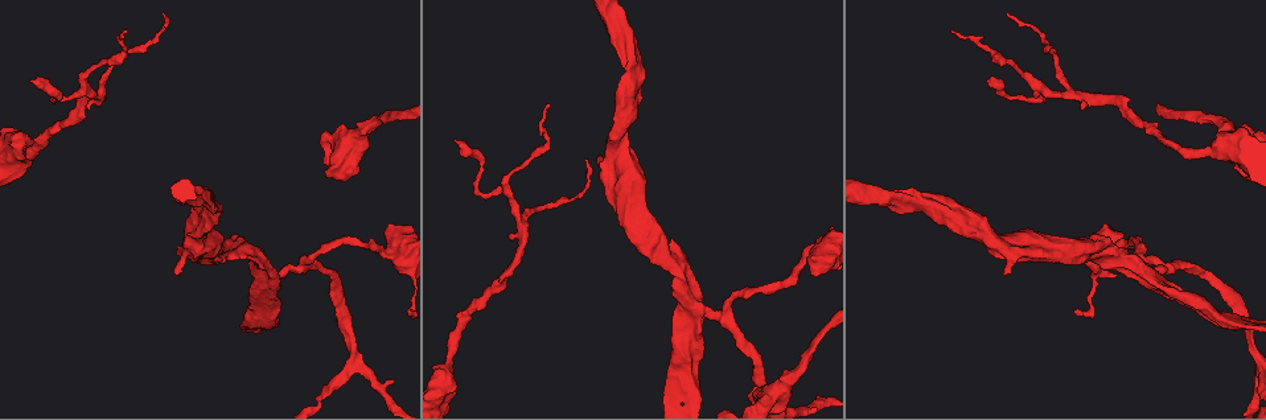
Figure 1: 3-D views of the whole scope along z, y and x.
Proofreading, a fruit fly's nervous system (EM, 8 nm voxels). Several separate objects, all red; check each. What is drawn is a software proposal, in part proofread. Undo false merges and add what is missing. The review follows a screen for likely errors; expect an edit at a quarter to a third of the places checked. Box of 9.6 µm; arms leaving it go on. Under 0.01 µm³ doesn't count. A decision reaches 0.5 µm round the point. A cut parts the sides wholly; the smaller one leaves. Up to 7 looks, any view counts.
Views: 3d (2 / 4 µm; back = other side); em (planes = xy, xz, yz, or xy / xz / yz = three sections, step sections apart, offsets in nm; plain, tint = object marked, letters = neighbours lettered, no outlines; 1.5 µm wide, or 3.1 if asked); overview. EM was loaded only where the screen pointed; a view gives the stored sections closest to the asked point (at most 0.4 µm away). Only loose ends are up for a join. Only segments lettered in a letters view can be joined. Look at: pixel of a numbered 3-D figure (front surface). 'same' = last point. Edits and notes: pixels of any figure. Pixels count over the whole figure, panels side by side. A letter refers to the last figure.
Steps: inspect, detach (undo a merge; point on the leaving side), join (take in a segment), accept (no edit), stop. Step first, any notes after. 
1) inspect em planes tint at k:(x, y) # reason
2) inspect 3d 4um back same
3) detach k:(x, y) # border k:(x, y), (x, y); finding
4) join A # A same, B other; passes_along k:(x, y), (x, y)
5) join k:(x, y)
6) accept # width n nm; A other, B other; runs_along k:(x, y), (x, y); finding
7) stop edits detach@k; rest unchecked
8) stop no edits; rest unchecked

inspect em planes letters at 1:(1041, 89)

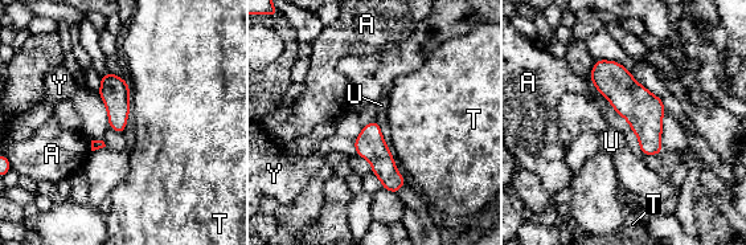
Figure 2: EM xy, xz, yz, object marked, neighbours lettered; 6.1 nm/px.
accept # A other, T other, U other, Y other; border 2:(124, 80), (128, 88), (131, 110); one neuron here

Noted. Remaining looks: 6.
inspect 3d 4um back at 1:(625, 163) # sudden change in width

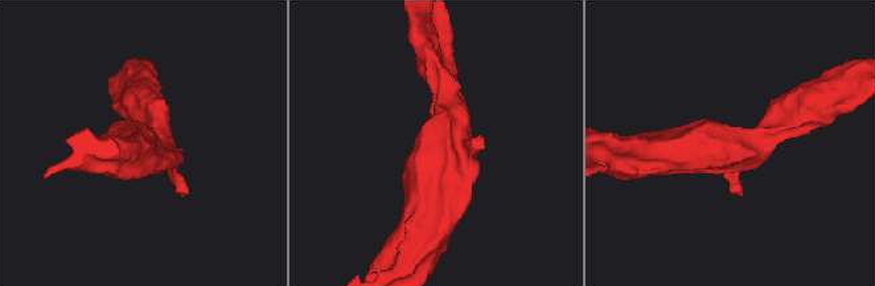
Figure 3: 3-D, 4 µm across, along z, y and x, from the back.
inspect em planes letters at 3:(434, 150)

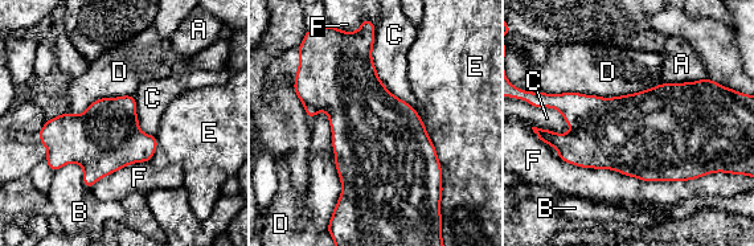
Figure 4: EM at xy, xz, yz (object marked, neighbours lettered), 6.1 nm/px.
accept # longest_contact F 1000 nm; A other, B other, C other, D other, E other, F other; border 4:(373, 41), (380, 81), (423, 124); one neuron here

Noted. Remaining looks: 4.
inspect 3d 2um at 1:(550, 106) # tapers out

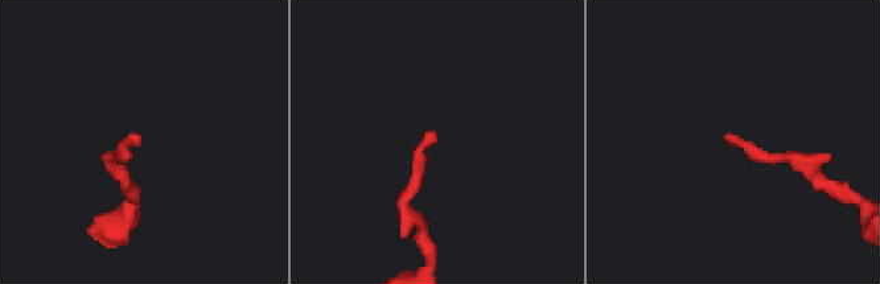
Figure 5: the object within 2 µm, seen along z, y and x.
inspect em xy step 4 letters at 5:(131, 134) # need the tissue

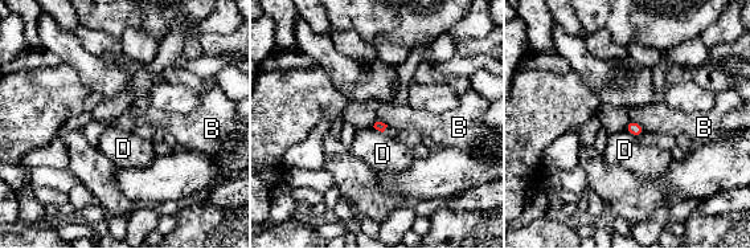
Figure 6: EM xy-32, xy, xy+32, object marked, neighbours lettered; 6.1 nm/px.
inspect em planes letters same # another direction

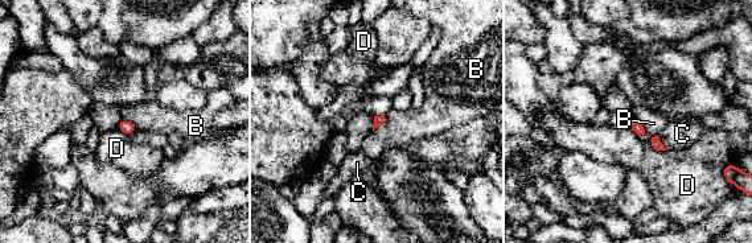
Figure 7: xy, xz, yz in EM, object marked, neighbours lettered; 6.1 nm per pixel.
accept # width 60 nm; B other, C other, D other; border 7:(385, 115), (385, 122), (373, 130); no lettered segment goes on from it

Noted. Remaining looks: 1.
stop no edits; rest unchecked

